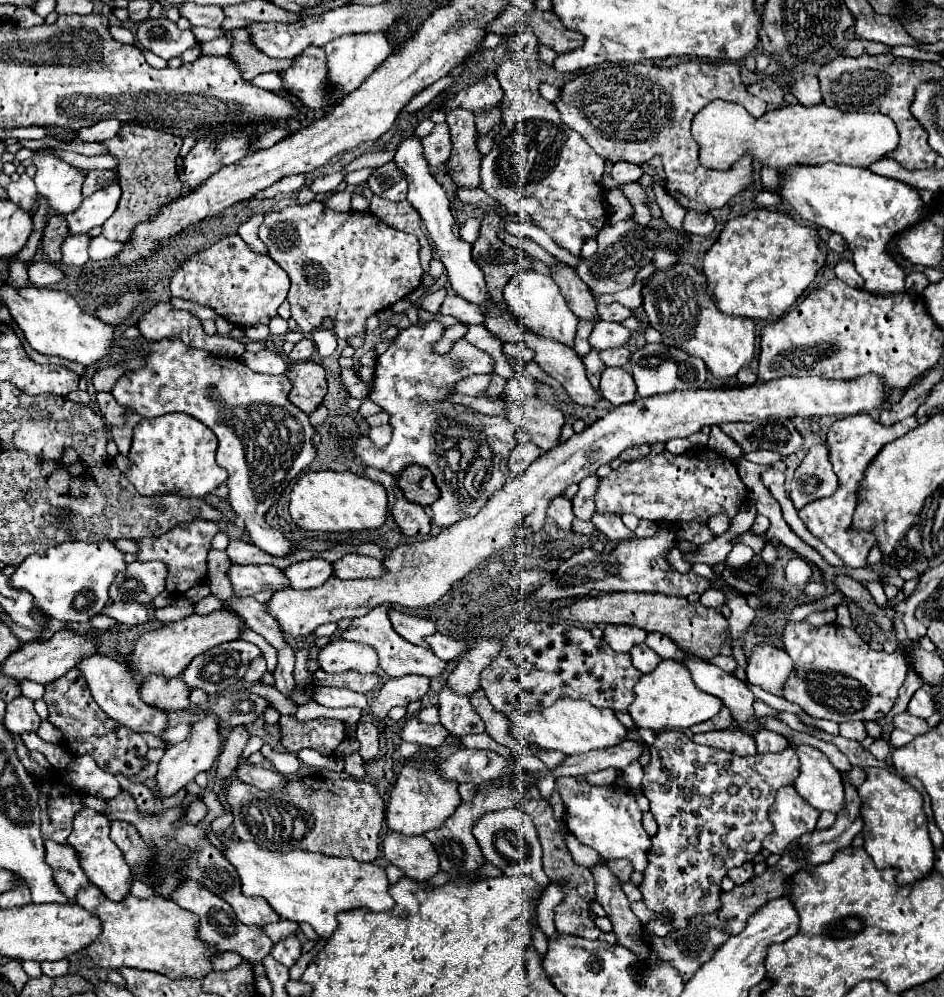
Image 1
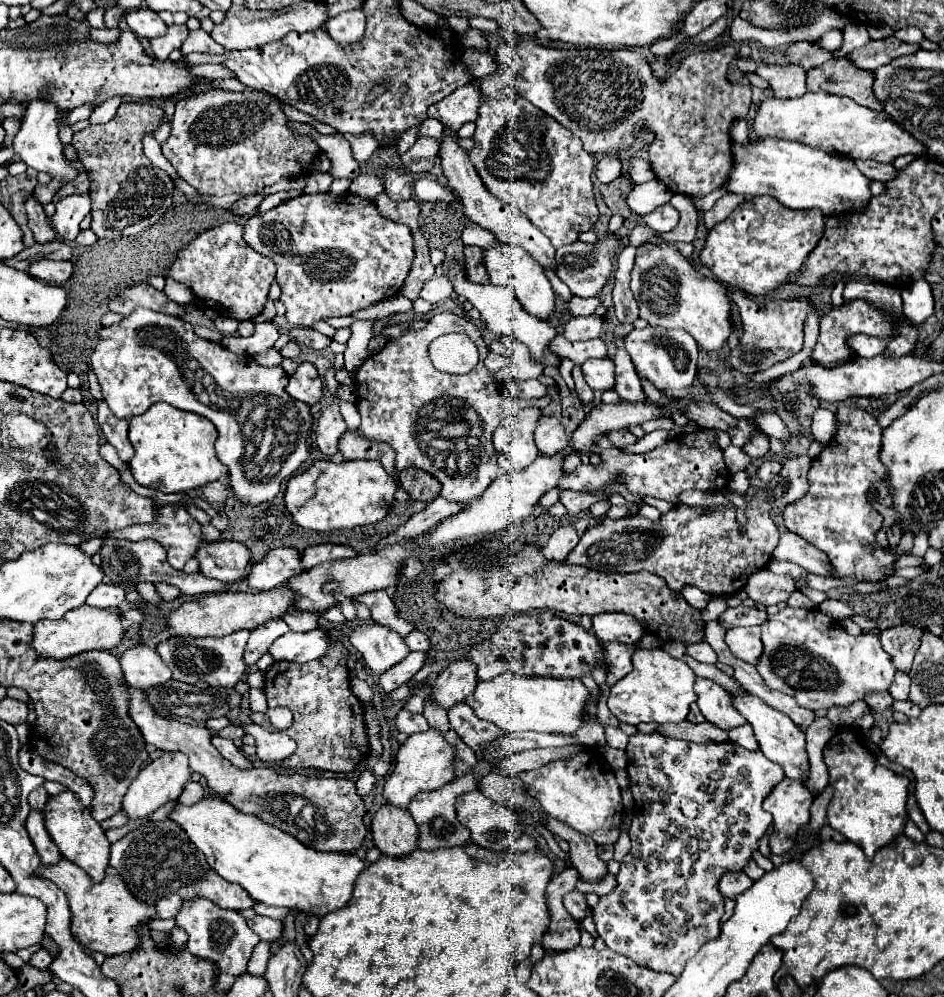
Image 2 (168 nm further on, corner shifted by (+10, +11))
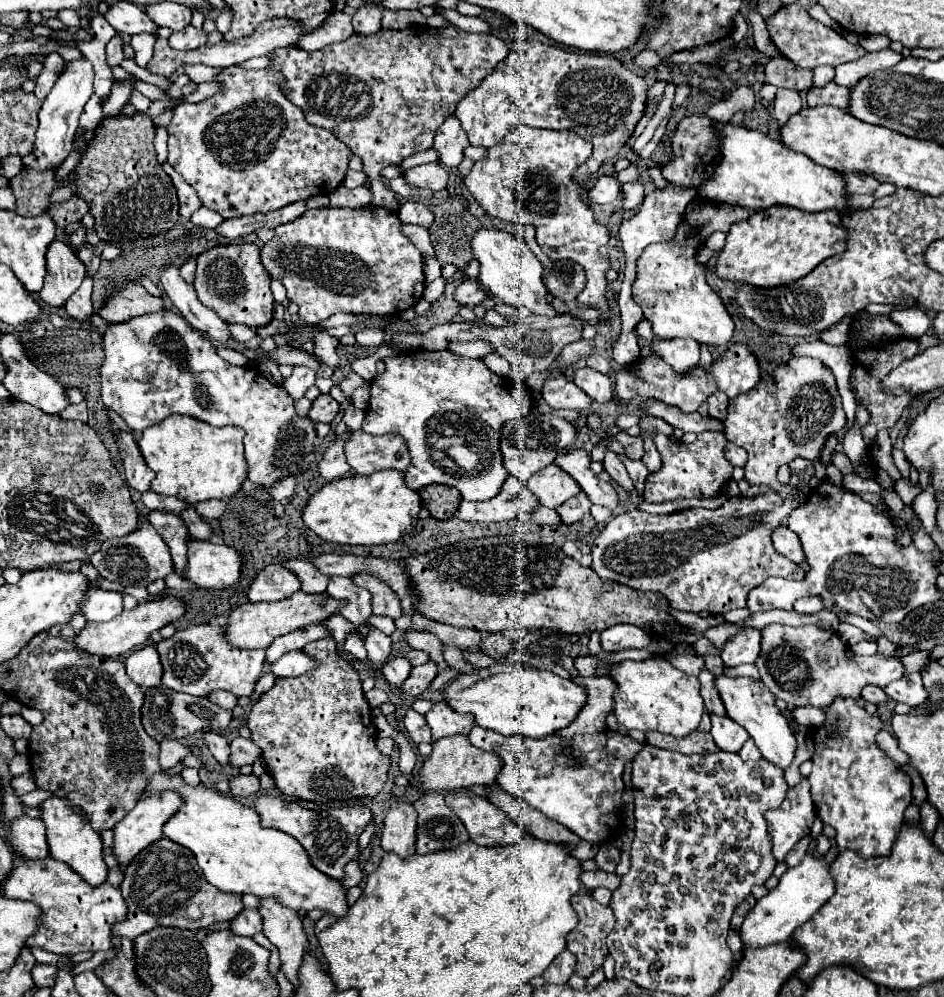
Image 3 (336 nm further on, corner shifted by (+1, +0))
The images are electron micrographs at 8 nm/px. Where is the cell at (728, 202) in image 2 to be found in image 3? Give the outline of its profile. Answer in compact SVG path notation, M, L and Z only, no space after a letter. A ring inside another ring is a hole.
M707 201L699 213L687 211L677 235L667 243L655 243L645 247L643 255L637 259L637 279L633 283L633 301L643 309L643 315L653 325L653 333L659 339L691 337L703 345L727 345L733 337L733 319L729 317L723 299L707 285L705 265L701 265L695 255L699 245L705 243L707 231L729 231L737 221L749 217L745 207L731 207L727 203Z

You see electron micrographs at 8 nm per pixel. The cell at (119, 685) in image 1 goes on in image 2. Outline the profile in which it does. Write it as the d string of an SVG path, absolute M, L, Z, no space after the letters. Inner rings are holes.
M130 688L130 716L138 724L146 744L152 744L166 752L182 752L188 756L192 772L206 778L208 786L234 808L244 814L256 814L258 818L274 824L276 828L292 834L302 844L318 852L354 852L362 846L364 828L364 800L356 792L356 784L348 778L308 778L304 774L276 774L272 768L240 770L220 756L210 744L210 730L202 726L184 724L178 720L158 718L158 714L146 704L140 690Z

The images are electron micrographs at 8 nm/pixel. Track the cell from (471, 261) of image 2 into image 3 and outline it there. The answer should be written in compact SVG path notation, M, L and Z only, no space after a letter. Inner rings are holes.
M465 279L455 289L455 301L461 305L481 305L487 299L487 291L477 279Z

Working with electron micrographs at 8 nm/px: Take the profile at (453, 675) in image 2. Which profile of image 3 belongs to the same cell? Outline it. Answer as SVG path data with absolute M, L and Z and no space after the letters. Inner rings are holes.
M439 701L433 705L433 709L425 715L427 725L433 733L433 739L441 739L441 737L449 737L449 735L469 735L469 731L475 727L475 721L471 719L471 715L459 715L457 711L451 711L451 707L447 707L447 703Z

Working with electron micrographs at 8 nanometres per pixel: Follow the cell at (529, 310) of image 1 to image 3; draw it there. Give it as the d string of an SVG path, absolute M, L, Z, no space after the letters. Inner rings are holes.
M479 229L471 241L473 255L479 259L479 281L481 285L501 303L511 303L515 307L525 307L535 315L555 315L553 305L549 303L547 287L543 287L543 267L535 253L511 233L499 229Z

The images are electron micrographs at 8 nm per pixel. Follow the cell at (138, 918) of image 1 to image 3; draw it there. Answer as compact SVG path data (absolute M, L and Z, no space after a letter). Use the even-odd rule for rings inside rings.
M43 859L43 861L17 861L9 879L3 885L3 895L9 899L23 899L39 905L43 909L43 925L35 935L27 939L27 947L41 947L57 955L75 955L81 951L111 951L111 927L117 921L127 919L127 903L119 891L119 887L111 883L103 883L101 887L91 887L89 883L83 883L71 867L65 867L63 861L55 859Z

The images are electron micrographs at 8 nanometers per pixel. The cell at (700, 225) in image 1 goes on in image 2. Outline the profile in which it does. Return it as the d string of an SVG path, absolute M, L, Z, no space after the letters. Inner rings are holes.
M664 204L664 206L652 210L650 214L642 216L642 222L644 222L646 226L650 226L652 230L658 230L658 232L670 232L670 230L676 228L678 218L680 218L678 210L676 210L674 206L670 206L670 204Z

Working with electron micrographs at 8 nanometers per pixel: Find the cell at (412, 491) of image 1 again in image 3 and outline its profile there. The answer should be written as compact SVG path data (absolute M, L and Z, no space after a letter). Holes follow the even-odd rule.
M375 471L365 477L353 475L325 483L317 493L309 497L301 517L303 523L325 541L347 545L381 545L393 543L401 535L413 531L421 507L425 507L435 519L451 519L459 503L461 495L453 487L427 485L419 491L413 491L405 485L403 473Z

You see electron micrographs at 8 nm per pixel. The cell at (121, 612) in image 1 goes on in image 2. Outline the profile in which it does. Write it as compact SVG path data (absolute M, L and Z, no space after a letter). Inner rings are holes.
M100 584L96 586L86 604L88 606L96 606L96 608L114 608L114 606L122 606L124 602L124 588L118 584Z

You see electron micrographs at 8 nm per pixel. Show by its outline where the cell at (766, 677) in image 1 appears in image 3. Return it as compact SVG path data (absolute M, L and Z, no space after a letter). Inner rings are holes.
M743 629L739 635L727 641L727 645L721 651L721 659L729 667L755 663L755 659L759 657L759 647L761 647L761 633L757 629Z

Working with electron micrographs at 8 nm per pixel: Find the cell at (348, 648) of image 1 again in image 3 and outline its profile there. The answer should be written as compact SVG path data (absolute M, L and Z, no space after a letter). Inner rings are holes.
M289 651L271 665L271 671L277 677L299 677L307 671L313 671L315 663L317 659L311 659L311 655L305 655L305 651Z

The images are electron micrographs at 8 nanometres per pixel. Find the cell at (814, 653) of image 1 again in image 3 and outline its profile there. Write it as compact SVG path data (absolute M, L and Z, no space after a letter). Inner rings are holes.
M771 623L761 629L761 637L761 653L755 663L761 673L761 681L789 707L811 705L825 709L831 707L837 697L859 699L865 685L887 687L887 683L893 683L905 675L905 665L899 657L887 657L881 653L871 657L857 655L835 631L821 629L817 625L789 627Z

